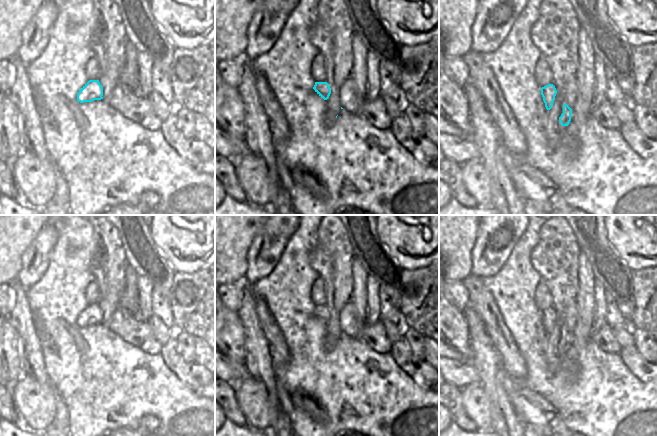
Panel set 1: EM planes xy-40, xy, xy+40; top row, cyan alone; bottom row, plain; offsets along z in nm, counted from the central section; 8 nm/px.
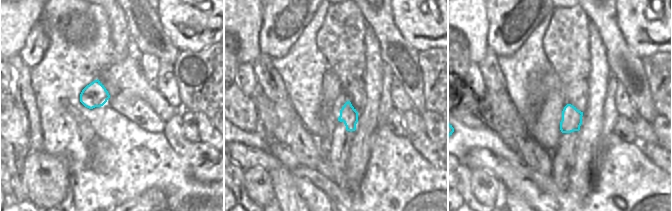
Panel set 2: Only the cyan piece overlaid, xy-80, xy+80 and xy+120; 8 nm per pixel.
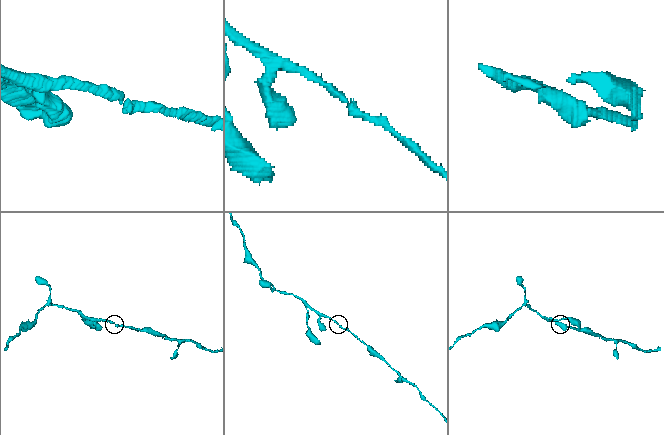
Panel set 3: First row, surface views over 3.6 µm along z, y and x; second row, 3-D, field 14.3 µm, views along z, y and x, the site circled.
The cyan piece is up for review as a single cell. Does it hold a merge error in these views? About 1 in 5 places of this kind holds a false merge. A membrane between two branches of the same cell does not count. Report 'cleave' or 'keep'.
keep

